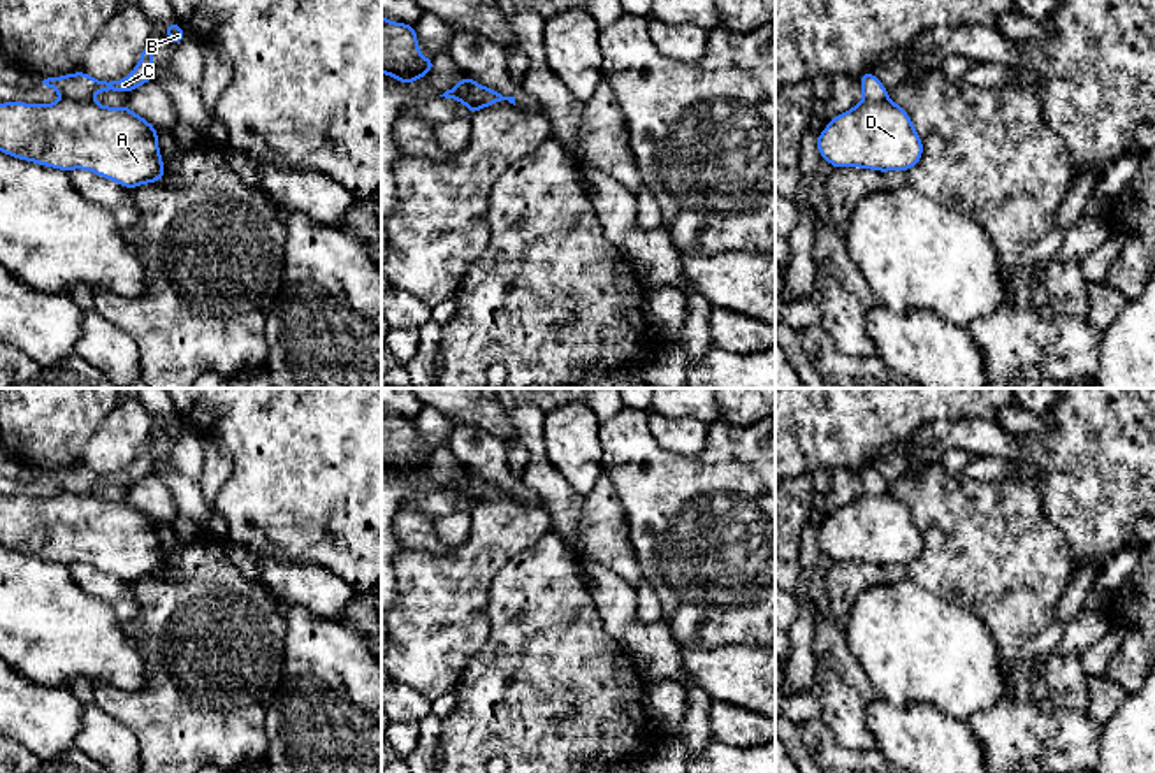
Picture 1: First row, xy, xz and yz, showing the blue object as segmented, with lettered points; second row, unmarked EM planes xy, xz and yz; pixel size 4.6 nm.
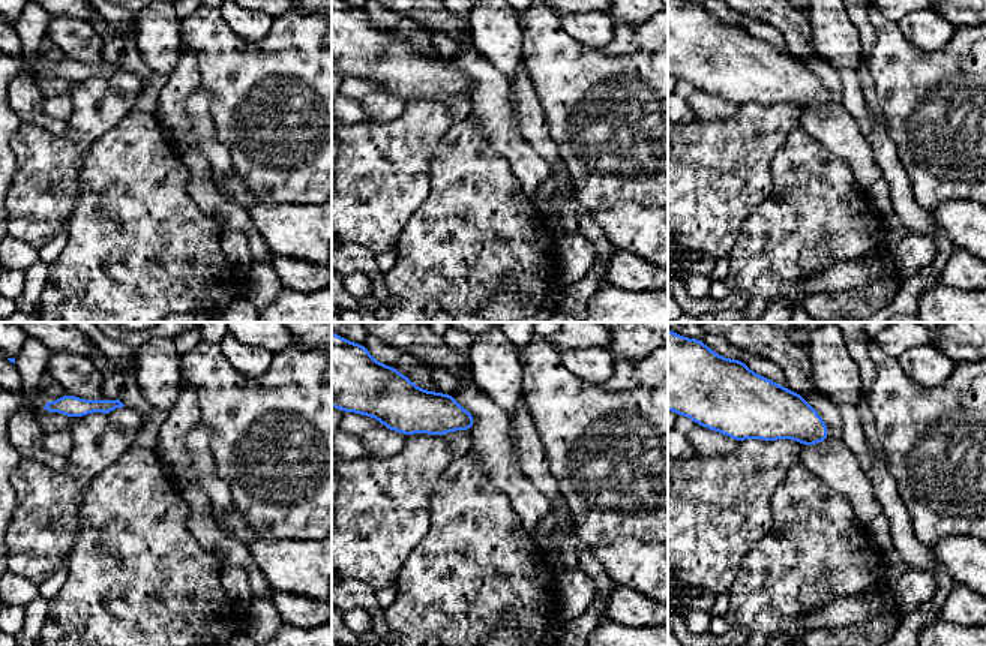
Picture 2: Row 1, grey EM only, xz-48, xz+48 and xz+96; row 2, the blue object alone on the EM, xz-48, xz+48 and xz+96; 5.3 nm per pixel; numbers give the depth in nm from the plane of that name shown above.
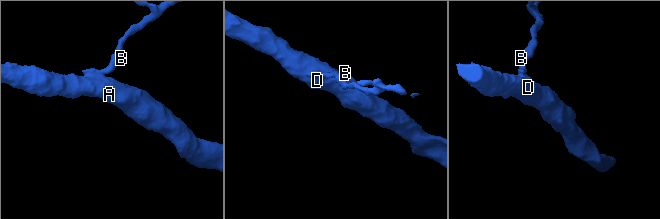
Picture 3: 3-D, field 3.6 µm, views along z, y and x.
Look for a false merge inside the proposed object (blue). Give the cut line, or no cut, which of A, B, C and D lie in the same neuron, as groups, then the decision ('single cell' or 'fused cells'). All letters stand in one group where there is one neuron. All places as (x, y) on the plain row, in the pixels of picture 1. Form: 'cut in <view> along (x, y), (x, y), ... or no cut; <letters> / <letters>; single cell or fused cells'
cut in xy along (65, 491), (90, 494); A D / B C; fused cells

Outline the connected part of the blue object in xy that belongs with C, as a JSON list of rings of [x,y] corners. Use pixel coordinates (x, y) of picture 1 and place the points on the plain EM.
[[[146,441],[141,446],[141,452],[135,462],[120,474],[98,474],[88,469],[86,466],[79,464],[74,467],[65,467],[58,471],[47,471],[42,474],[47,481],[58,485],[65,492],[74,494],[91,494],[97,485],[123,485],[130,487],[139,480],[149,476],[153,473],[155,453],[153,446]]]

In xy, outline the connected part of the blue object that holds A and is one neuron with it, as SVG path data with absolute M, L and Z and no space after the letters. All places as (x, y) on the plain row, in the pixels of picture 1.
M2 495L0 545L65 566L84 562L127 583L165 571L158 524L128 499Z

